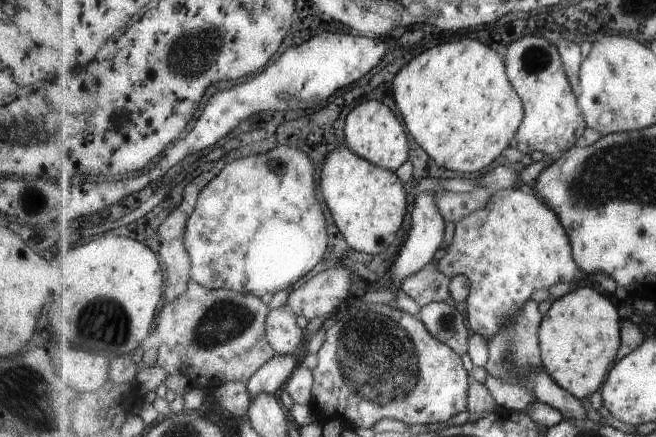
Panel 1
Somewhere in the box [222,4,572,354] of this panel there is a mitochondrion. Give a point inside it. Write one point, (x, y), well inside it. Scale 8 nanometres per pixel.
(536, 60)

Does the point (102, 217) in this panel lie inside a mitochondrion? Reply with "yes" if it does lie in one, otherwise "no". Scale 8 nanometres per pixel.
no

